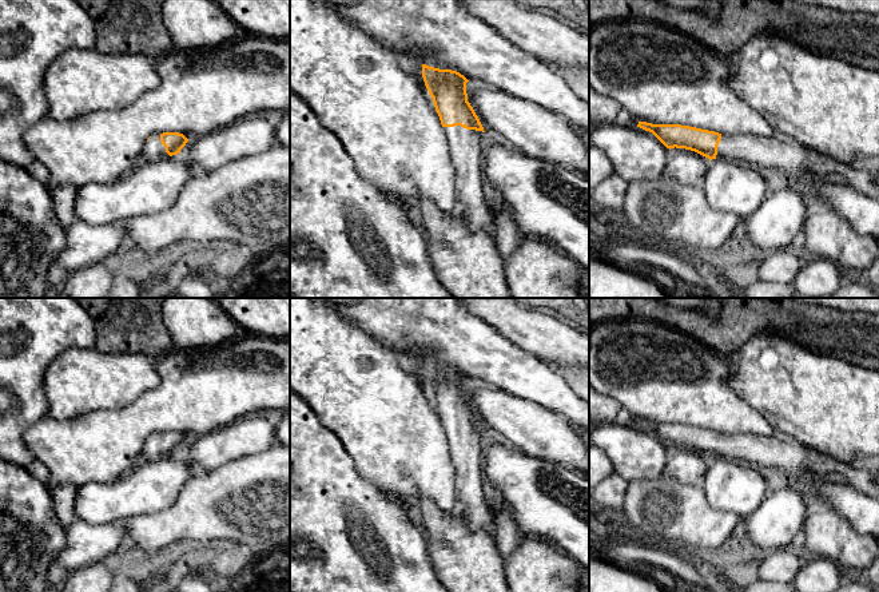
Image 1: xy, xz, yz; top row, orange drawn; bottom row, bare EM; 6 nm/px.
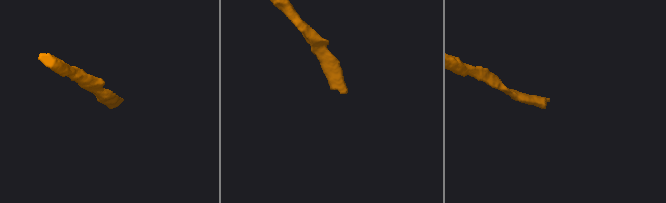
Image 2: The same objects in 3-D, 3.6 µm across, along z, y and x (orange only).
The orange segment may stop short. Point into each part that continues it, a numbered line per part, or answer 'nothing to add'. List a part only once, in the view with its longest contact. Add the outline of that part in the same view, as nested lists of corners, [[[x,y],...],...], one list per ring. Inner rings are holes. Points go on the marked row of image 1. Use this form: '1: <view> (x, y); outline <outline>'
1: xz (465, 146); outline [[[461,126],[444,127],[449,140],[449,152],[456,172],[456,200],[457,211],[461,212],[473,231],[488,233],[494,239],[494,227],[492,222],[492,208],[485,199],[484,187],[486,184],[482,156],[485,144],[485,132],[466,130]]]

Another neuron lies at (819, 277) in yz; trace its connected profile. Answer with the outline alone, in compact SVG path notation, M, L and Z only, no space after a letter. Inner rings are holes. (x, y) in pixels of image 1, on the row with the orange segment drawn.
M807 257L791 283L796 295L830 298L848 275L832 261Z

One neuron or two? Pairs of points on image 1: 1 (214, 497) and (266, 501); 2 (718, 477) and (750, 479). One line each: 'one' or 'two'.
1: one
2: one

